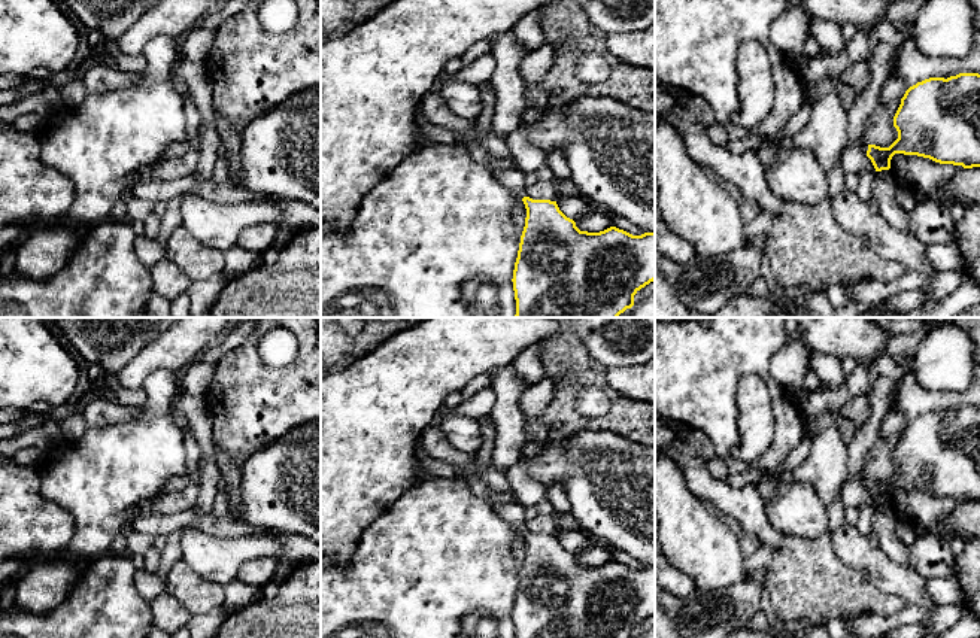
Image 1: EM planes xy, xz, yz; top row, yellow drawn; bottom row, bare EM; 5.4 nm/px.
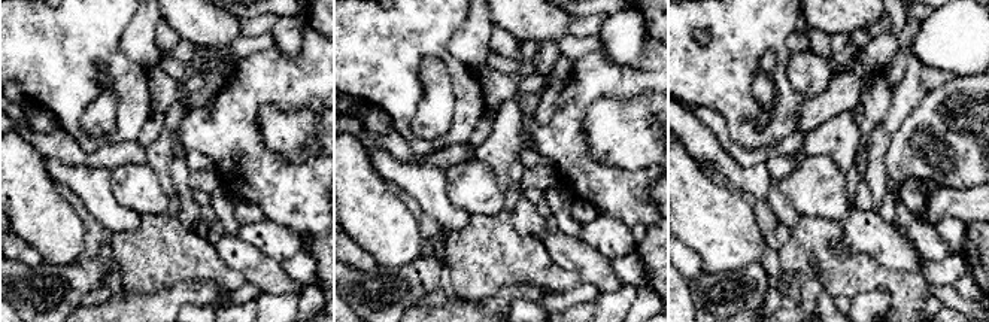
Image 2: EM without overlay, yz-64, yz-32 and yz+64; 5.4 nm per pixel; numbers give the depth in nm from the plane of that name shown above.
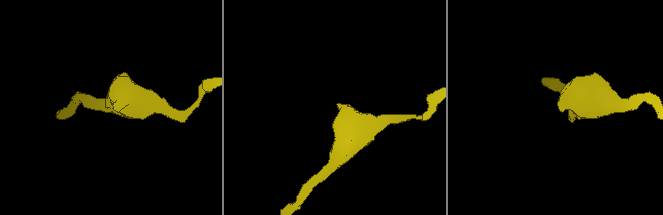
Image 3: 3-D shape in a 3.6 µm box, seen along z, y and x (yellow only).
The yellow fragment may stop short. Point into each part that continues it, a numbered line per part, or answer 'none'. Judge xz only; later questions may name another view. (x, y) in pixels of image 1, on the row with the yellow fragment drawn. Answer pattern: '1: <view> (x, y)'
1: xz (510, 178)

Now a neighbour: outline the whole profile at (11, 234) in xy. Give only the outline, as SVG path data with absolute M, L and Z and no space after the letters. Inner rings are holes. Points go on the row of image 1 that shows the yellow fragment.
M25 221L0 225L0 256L4 250L18 246L28 233L39 225L45 225L39 221Z

